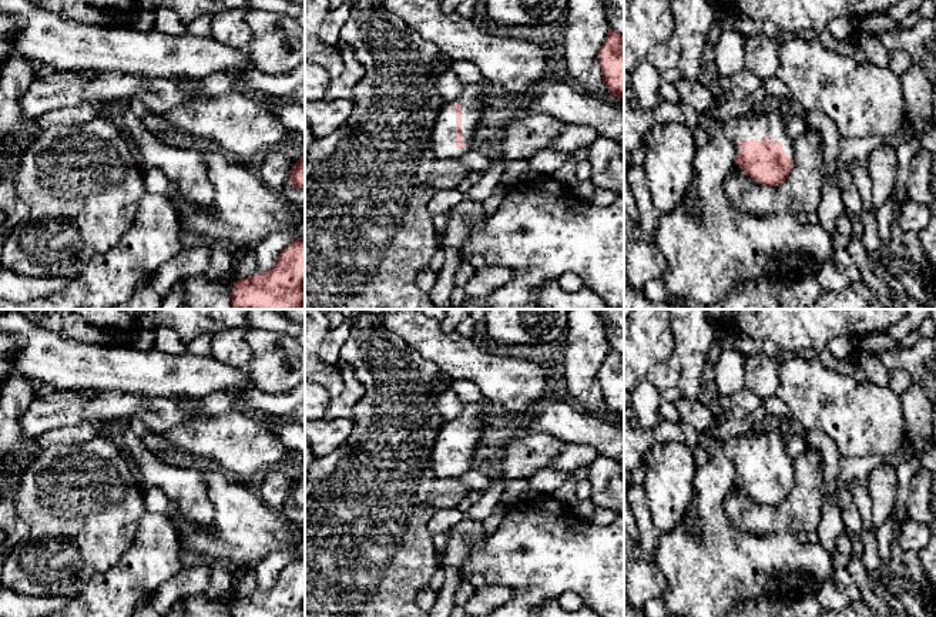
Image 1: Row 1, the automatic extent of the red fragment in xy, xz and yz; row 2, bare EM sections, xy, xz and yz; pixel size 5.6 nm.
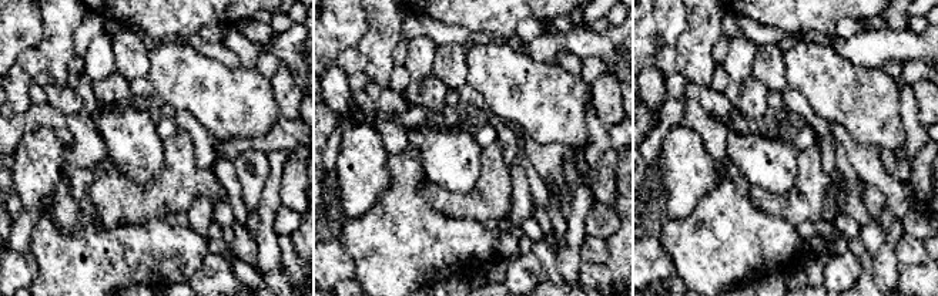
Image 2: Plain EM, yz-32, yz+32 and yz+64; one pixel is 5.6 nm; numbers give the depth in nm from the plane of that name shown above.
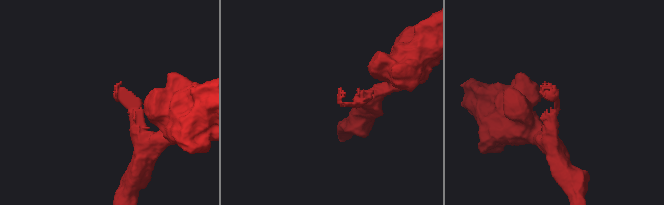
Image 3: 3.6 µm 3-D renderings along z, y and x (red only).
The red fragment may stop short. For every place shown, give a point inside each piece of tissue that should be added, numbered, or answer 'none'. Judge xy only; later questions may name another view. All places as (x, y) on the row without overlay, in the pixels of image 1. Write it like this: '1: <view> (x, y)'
1: xy (220, 592)

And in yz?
1: yz (755, 443)

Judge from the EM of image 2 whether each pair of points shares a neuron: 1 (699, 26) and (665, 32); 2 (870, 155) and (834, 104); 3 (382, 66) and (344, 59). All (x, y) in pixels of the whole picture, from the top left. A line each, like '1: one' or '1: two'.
1: two
2: two
3: two

